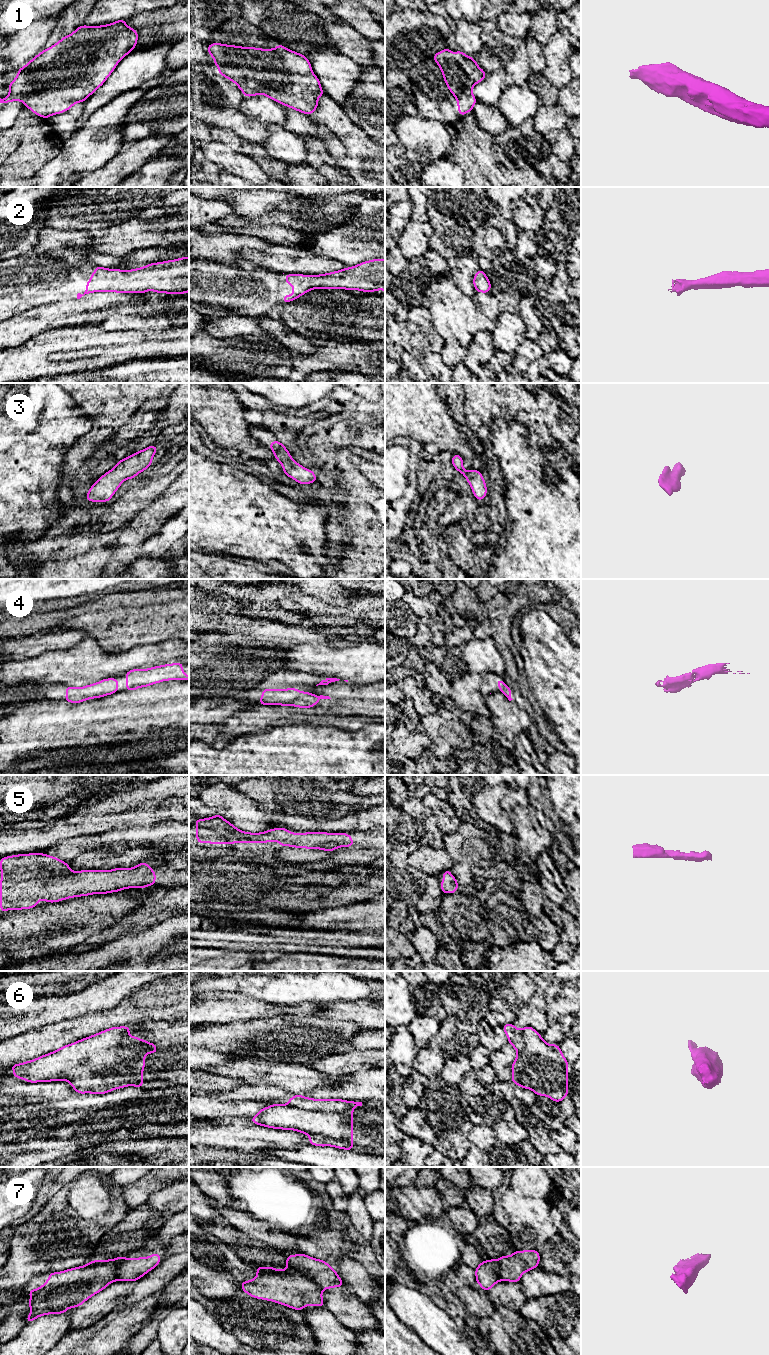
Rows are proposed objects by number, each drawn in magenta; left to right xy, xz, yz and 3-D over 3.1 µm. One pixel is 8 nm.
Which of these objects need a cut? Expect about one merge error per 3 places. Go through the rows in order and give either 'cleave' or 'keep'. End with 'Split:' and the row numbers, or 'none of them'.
1: keep
2: keep
3: keep
4: keep
5: keep
6: keep
7: cleave
Split: 7

